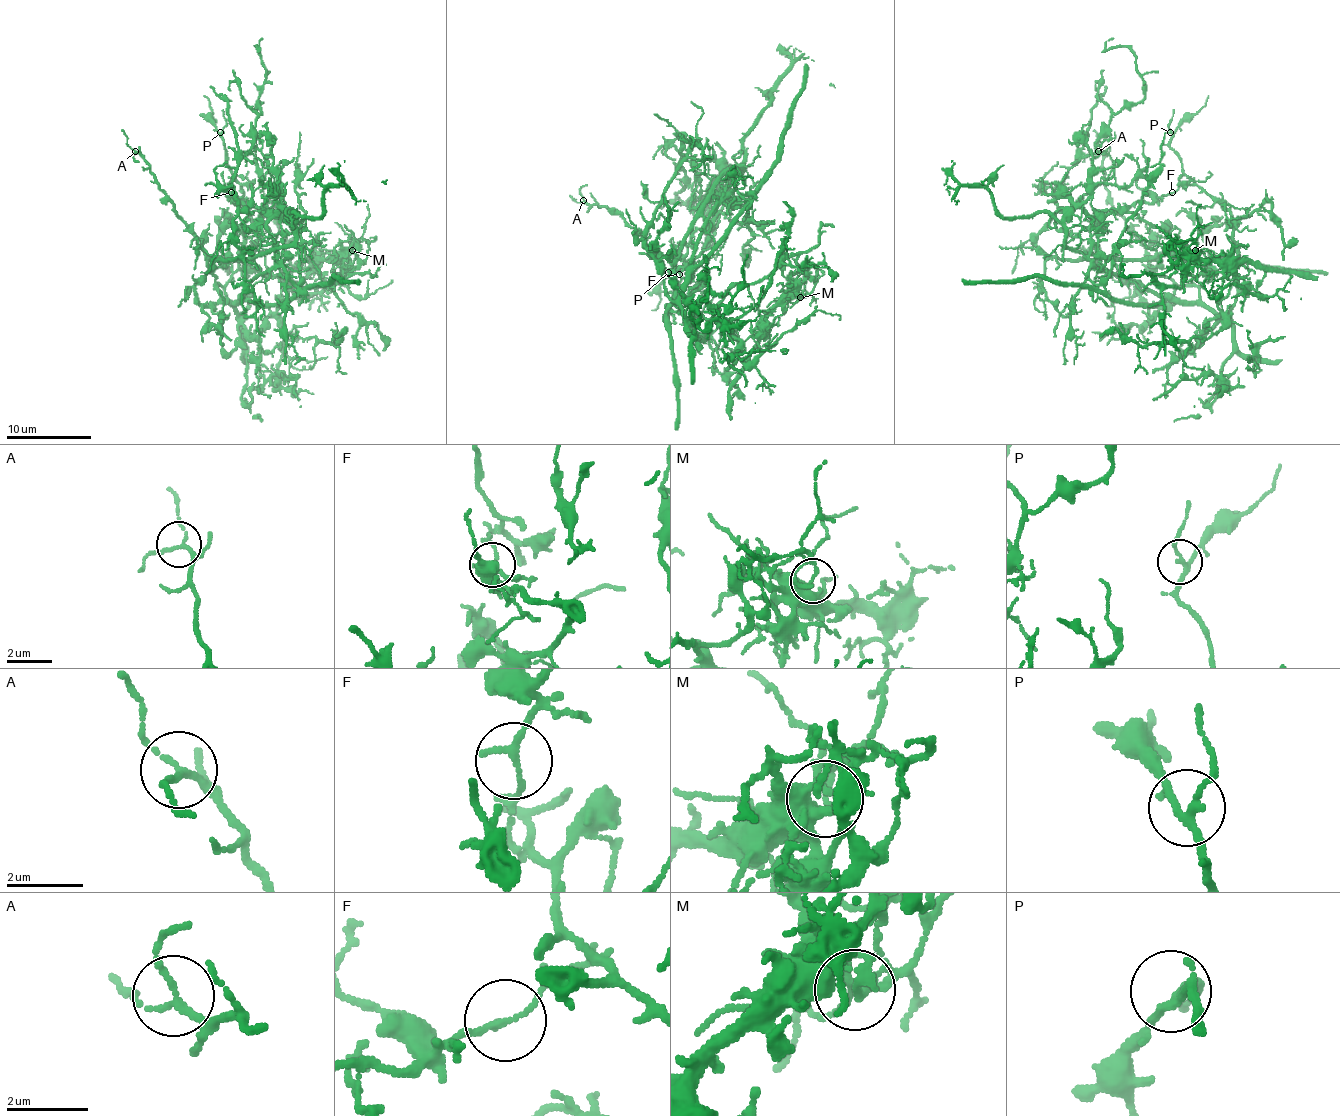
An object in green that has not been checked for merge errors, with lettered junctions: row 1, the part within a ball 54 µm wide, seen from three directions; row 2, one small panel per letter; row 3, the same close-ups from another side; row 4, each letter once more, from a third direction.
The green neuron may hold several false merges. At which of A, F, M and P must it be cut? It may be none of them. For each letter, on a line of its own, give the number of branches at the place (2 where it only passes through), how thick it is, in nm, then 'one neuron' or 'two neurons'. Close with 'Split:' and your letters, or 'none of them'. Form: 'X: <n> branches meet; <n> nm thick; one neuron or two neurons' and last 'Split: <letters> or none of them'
A: 3 branches meet; 140 nm thick; one neuron
F: 2 branches meet; 160 nm thick; two neurons
M: 2 branches meet; 190 nm thick; two neurons
P: 3 branches meet; 170 nm thick; one neuron
Split: F, M

